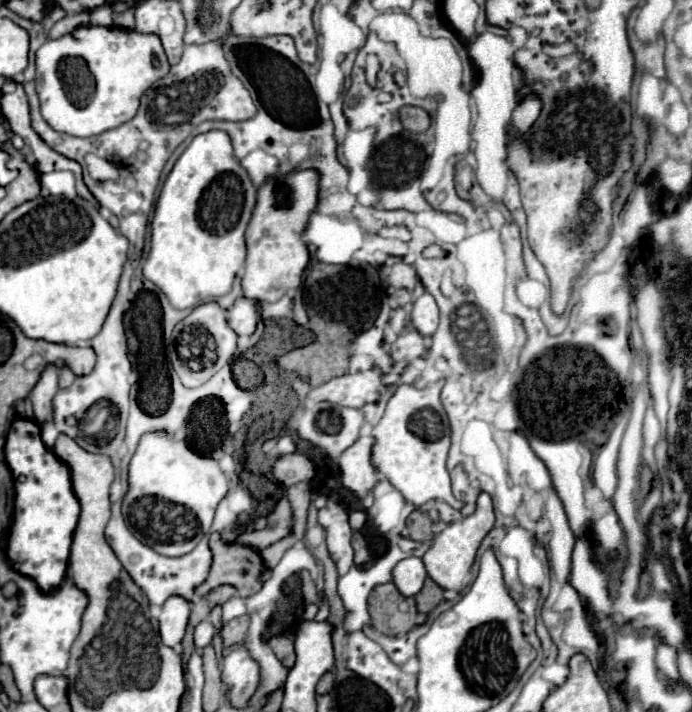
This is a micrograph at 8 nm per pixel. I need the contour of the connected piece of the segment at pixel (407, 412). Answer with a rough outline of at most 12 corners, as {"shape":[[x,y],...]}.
{"shape":[[444,379],[398,387],[372,463],[416,507],[452,495]]}

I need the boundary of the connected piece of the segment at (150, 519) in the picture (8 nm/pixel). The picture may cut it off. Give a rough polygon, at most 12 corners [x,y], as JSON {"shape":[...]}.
{"shape":[[146,433],[122,501],[138,541],[186,555],[228,479],[214,459]]}

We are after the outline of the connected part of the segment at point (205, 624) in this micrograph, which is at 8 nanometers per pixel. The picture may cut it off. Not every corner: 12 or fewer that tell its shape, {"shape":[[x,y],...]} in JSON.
{"shape":[[202,621],[194,629],[194,645],[198,649],[212,643],[214,627]]}

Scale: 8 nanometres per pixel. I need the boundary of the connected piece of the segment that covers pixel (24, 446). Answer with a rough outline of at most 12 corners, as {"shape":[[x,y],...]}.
{"shape":[[18,415],[6,549],[44,593],[66,575],[80,507],[70,469]]}

